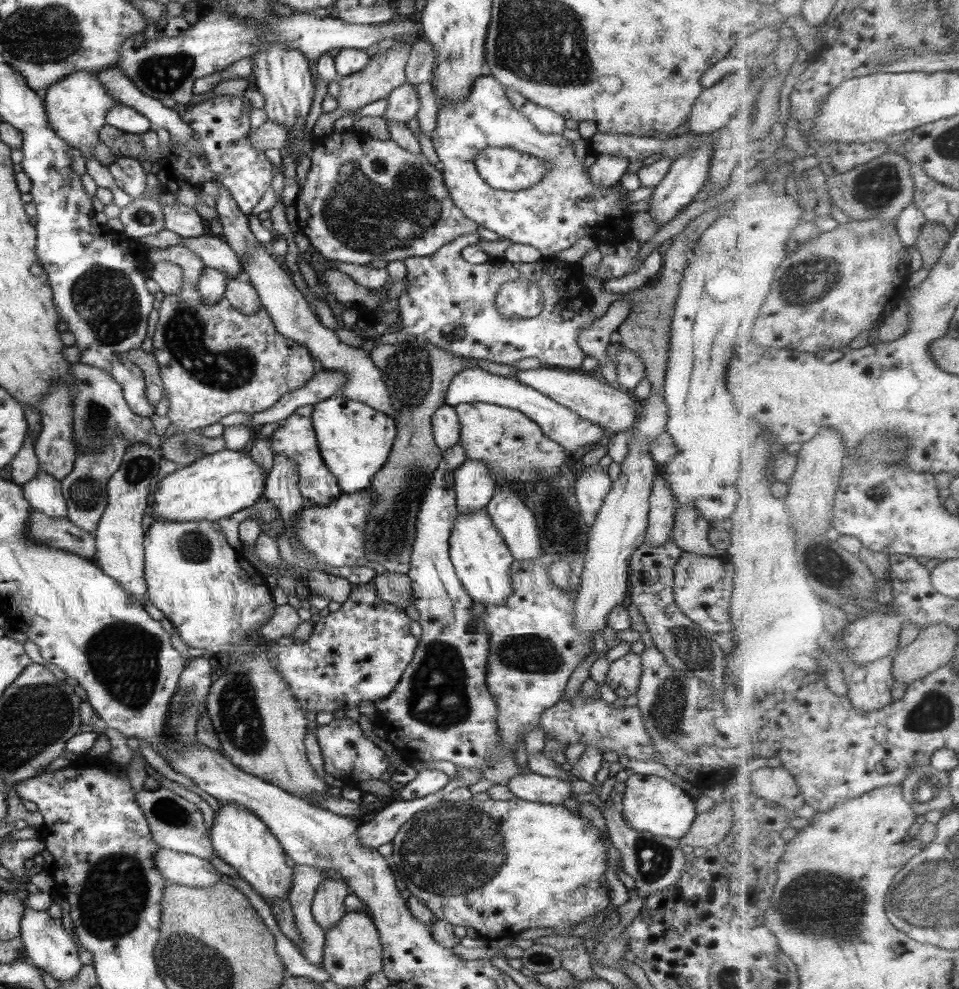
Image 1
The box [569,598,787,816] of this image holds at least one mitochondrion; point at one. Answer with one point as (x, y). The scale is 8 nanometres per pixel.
(667, 714)

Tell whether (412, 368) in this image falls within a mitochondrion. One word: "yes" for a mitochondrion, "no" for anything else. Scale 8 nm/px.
yes

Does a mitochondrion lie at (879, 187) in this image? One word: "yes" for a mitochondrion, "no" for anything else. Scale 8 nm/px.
yes

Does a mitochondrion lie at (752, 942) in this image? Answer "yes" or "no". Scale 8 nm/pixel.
no

